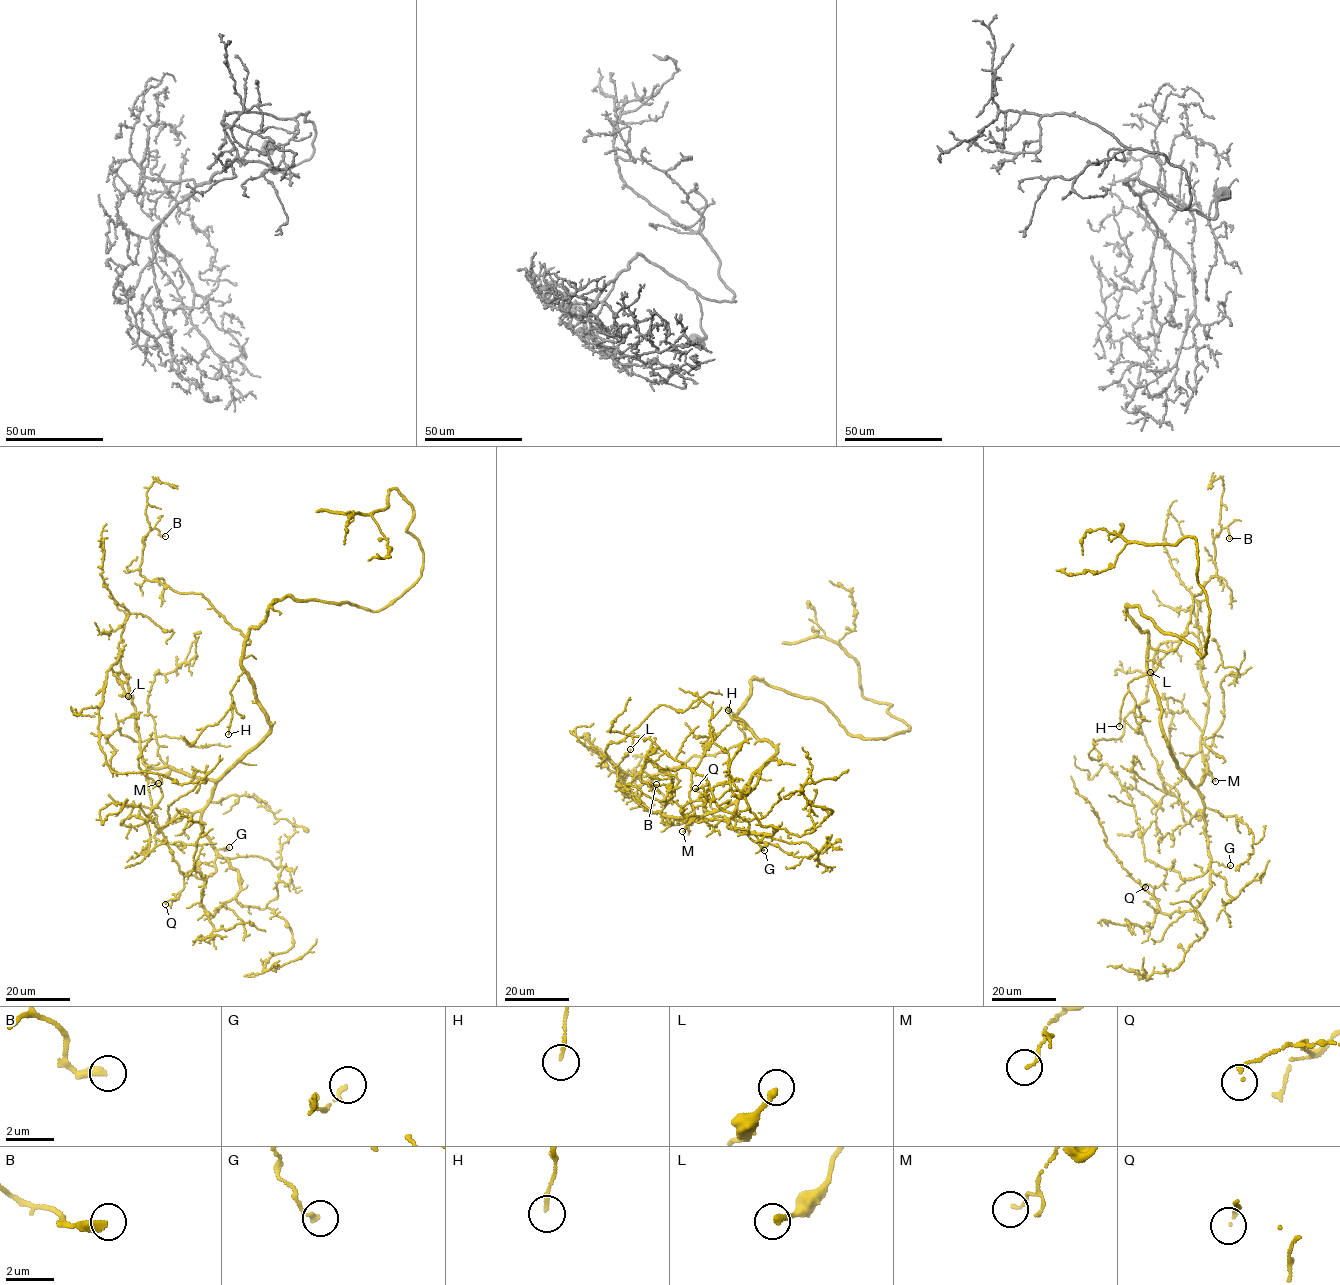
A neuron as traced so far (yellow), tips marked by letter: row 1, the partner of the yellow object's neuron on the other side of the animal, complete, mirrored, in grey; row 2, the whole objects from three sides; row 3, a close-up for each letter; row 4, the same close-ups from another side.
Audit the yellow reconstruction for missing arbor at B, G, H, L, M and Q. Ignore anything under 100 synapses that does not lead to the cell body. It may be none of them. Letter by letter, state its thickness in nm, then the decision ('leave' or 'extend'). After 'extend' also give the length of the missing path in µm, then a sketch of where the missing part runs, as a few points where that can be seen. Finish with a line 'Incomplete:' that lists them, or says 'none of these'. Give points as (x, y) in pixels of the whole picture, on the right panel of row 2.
B: 340 nm thick; leave
G: 170 nm thick; leave
H: 150 nm thick; leave
L: 260 nm thick; leave
M: 100 nm thick; leave
Q: 140 nm thick; leave
Incomplete: none of these

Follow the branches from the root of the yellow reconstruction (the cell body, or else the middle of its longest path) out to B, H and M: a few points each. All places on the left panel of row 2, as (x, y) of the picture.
B: (259, 702), (241, 664), (249, 640), (201, 594), (178, 592), (140, 574), (146, 535), (156, 528), (165, 536)
H: (259, 702), (253, 681), (242, 672), (230, 691), (232, 717), (228, 734)
M: (259, 702), (270, 733), (233, 767), (215, 780), (195, 778), (171, 770), (158, 783)

